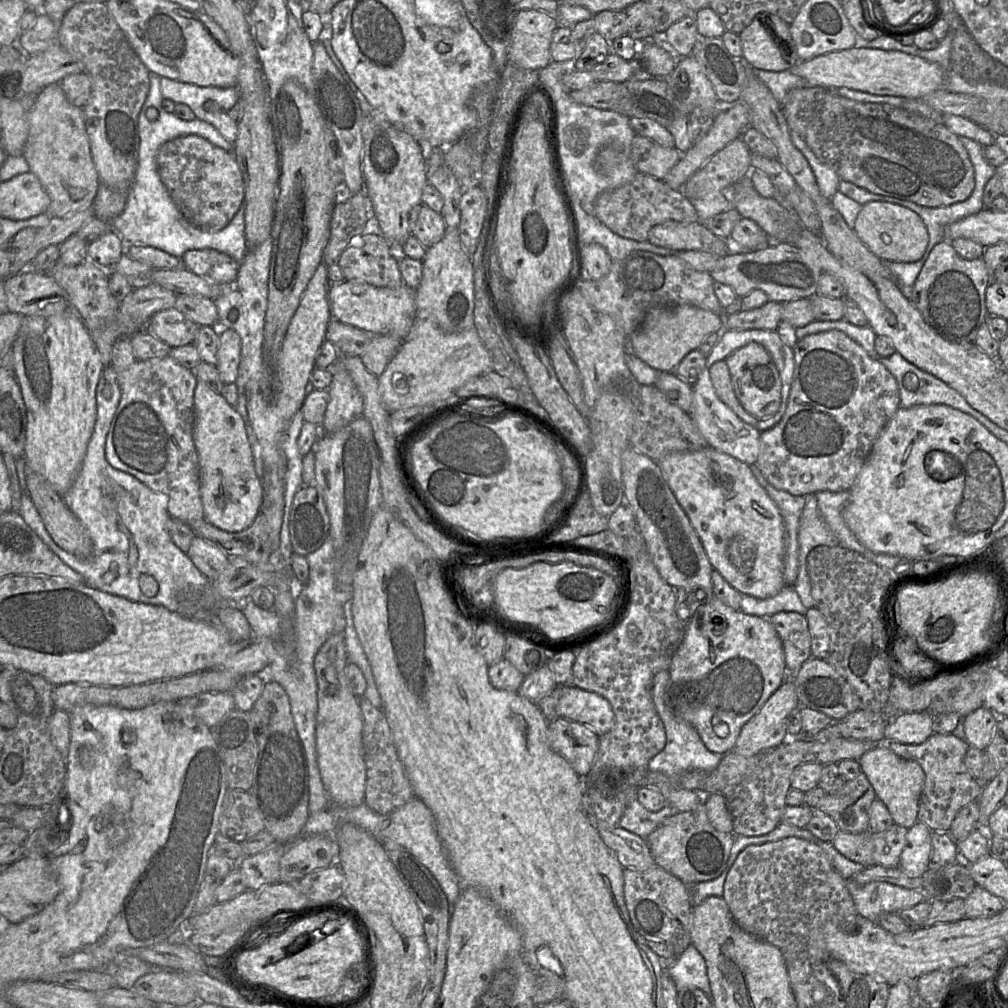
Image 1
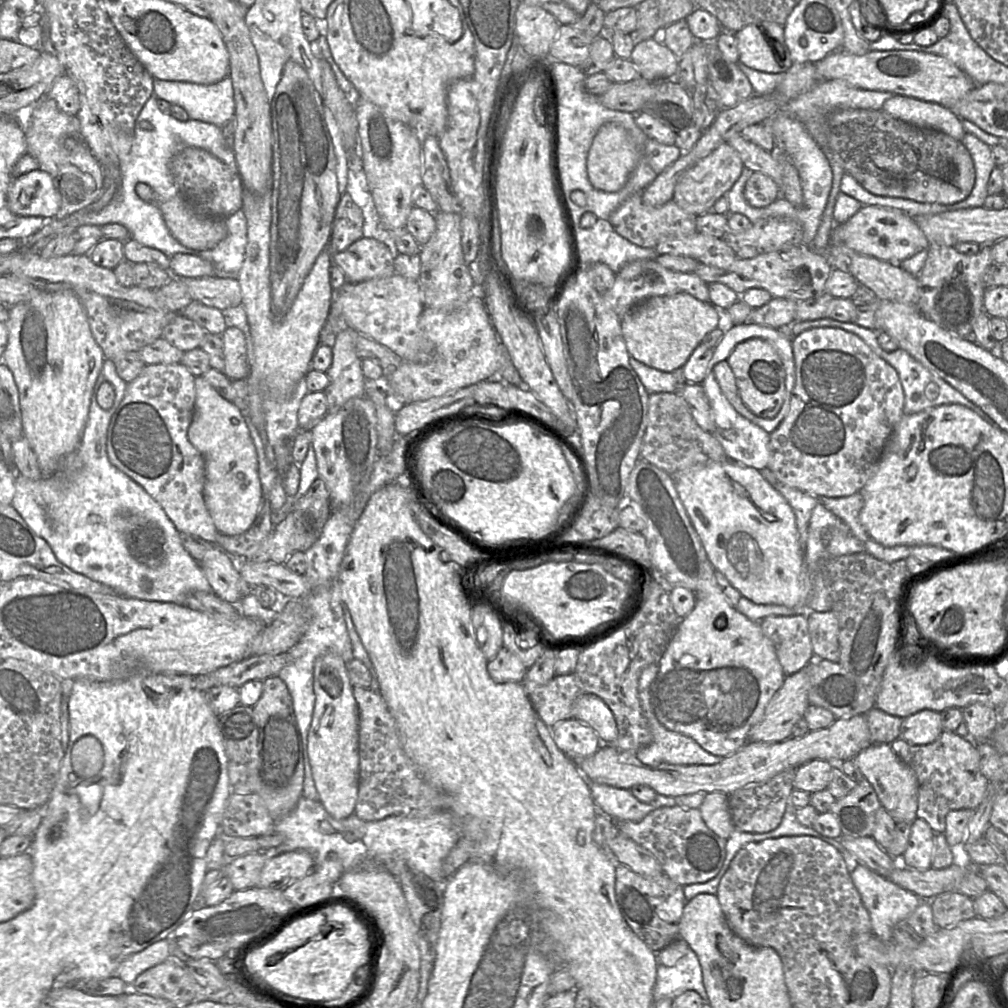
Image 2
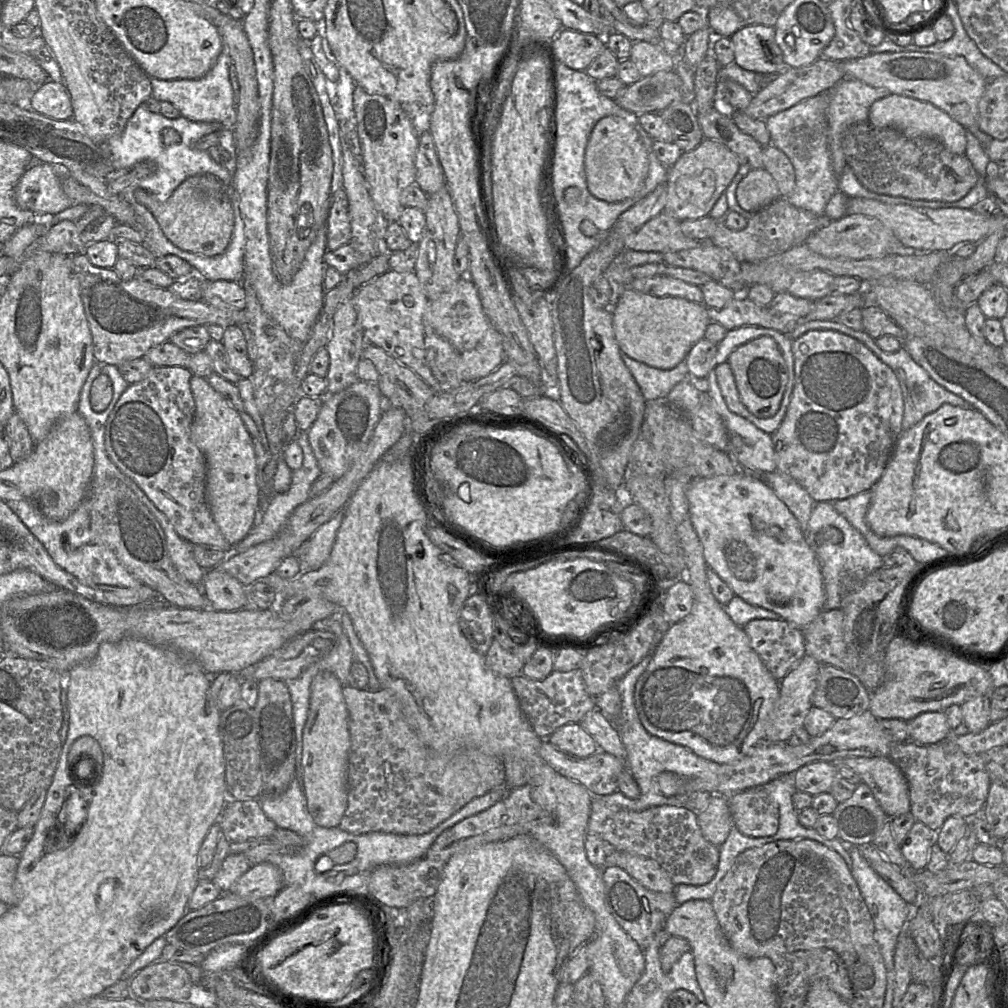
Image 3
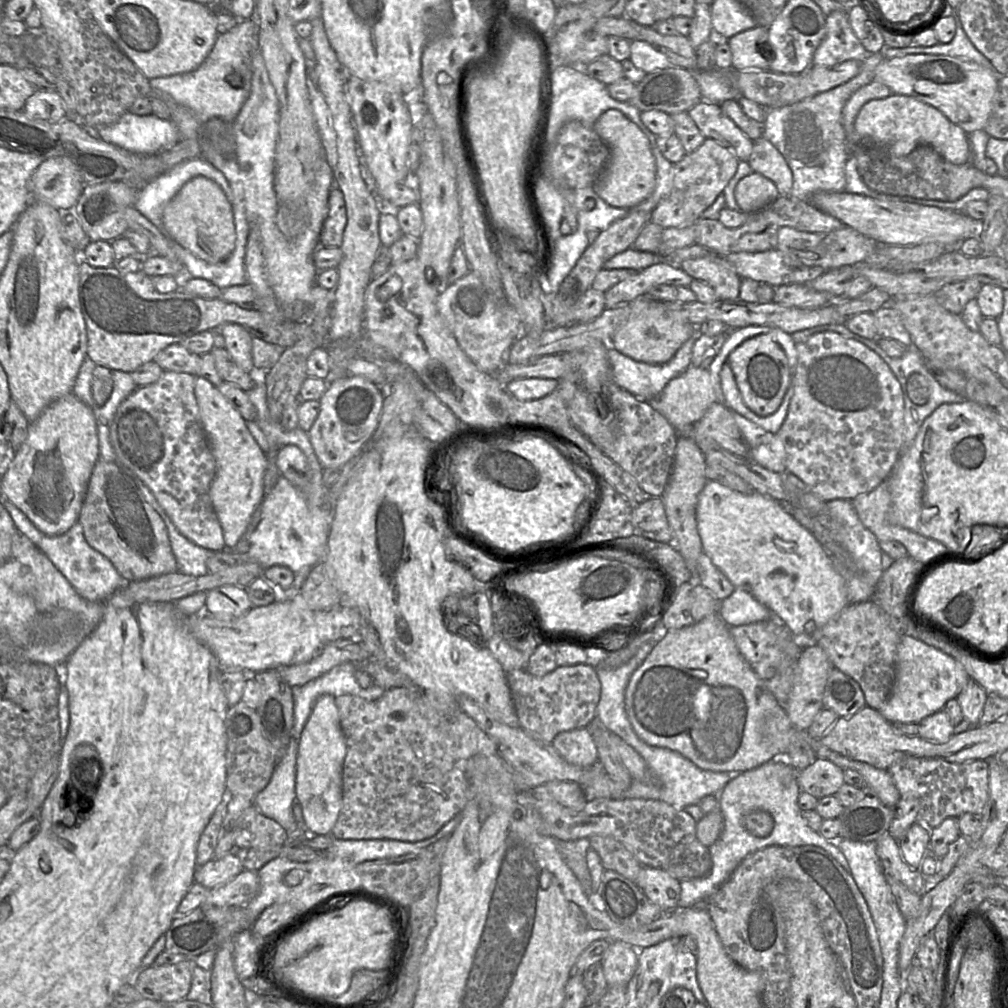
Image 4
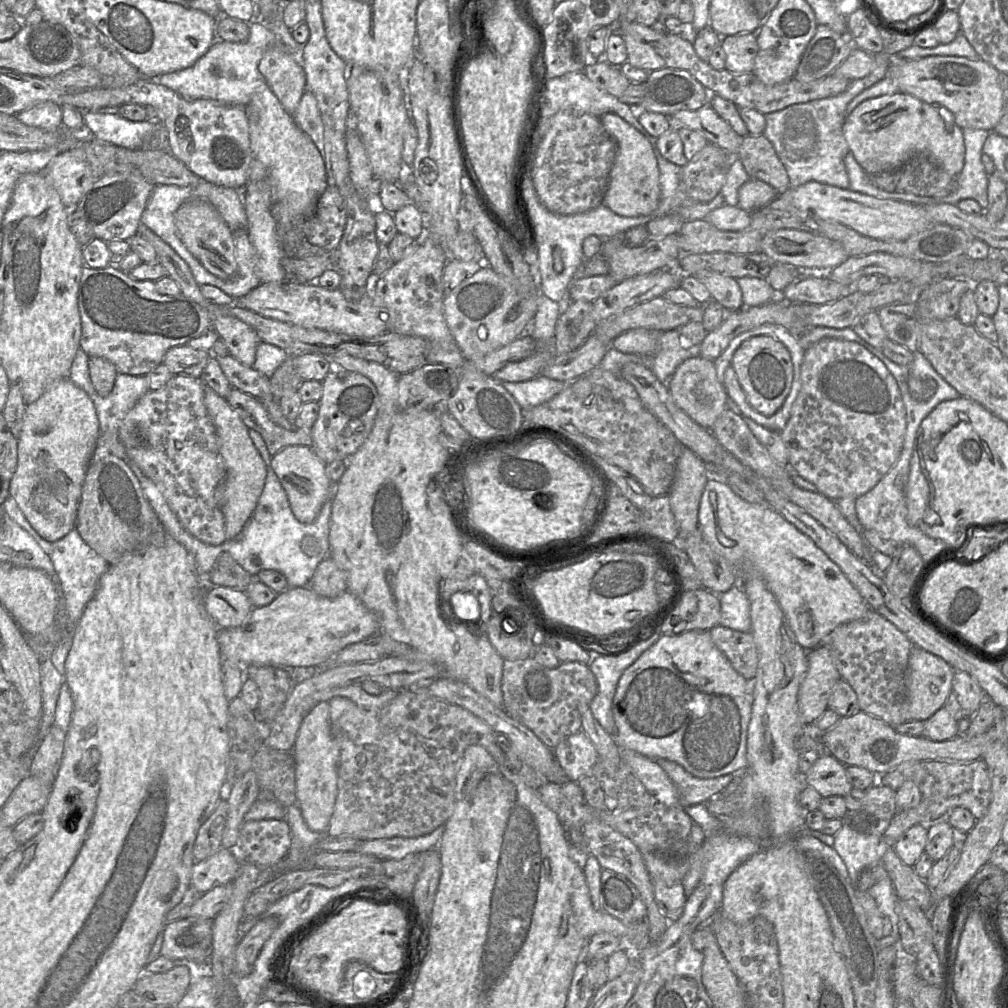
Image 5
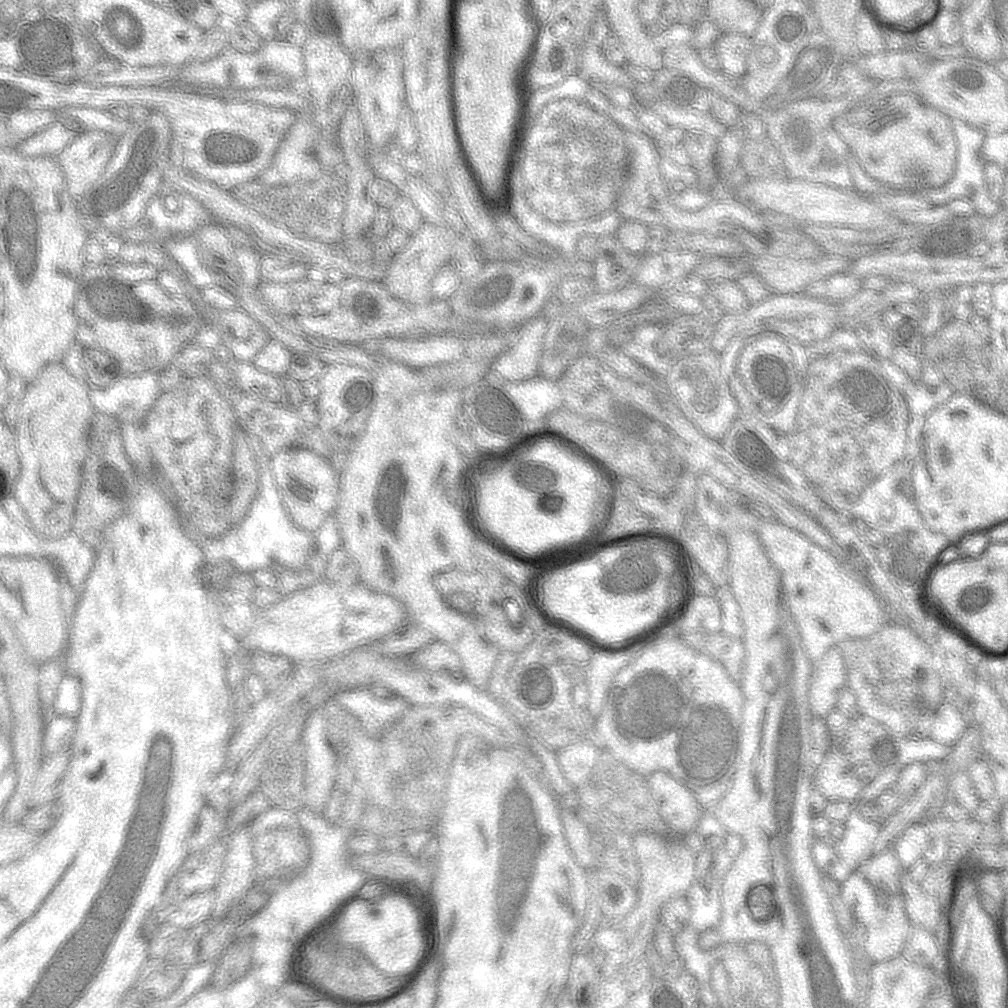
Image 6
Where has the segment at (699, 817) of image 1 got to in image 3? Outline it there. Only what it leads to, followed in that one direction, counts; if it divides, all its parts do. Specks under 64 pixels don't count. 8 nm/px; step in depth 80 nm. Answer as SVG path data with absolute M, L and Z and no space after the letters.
M593 797L588 833L600 836L618 851L657 861L676 886L706 884L714 877L719 864L719 846L708 842L702 835L698 814L675 805L632 811L619 806L606 806L601 797Z

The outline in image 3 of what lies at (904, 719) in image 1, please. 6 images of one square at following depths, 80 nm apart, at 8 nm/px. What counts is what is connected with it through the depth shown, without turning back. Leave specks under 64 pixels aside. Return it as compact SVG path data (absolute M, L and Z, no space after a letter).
M943 711L924 712L907 721L909 738L924 745L939 743L952 735Z

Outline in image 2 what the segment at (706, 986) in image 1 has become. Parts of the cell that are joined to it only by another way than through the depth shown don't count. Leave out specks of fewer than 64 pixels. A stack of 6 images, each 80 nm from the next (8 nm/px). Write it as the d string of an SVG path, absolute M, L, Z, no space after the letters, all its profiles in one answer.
M690 948L673 967L658 963L654 987L655 1003L663 998L673 1000L685 991L694 990L709 1003L703 984L702 968L696 953Z

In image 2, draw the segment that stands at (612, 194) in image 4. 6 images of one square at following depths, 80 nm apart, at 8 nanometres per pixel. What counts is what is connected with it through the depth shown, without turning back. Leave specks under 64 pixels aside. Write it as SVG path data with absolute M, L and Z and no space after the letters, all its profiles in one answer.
M606 123L595 135L587 157L588 177L594 188L604 192L616 192L627 182L642 157L627 130L617 123Z

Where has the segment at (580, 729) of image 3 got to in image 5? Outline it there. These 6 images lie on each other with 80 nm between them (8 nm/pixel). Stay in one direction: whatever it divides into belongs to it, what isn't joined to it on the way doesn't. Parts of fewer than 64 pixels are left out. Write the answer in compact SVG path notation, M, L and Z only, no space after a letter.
M583 730L567 736L553 750L568 779L574 782L585 776L598 761L597 750Z

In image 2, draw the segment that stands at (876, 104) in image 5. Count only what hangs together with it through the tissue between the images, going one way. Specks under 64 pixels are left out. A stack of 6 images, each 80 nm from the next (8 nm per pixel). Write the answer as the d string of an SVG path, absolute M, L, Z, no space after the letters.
M894 95L884 102L882 110L906 123L941 131L958 141L962 141L966 134L962 119L952 110L937 103Z

